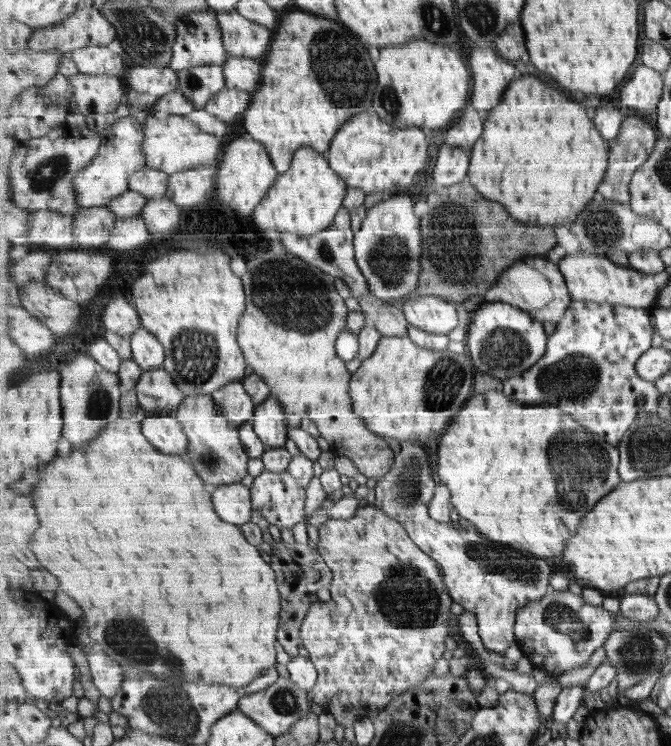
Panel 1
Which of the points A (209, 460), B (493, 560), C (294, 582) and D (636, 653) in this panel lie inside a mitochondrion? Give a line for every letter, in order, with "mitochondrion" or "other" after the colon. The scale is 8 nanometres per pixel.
A: mitochondrion
B: mitochondrion
C: other
D: mitochondrion

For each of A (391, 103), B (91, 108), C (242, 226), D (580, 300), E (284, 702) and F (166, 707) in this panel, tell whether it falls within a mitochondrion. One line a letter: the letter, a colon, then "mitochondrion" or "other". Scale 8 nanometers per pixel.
A: mitochondrion
B: other
C: other
D: other
E: mitochondrion
F: mitochondrion

